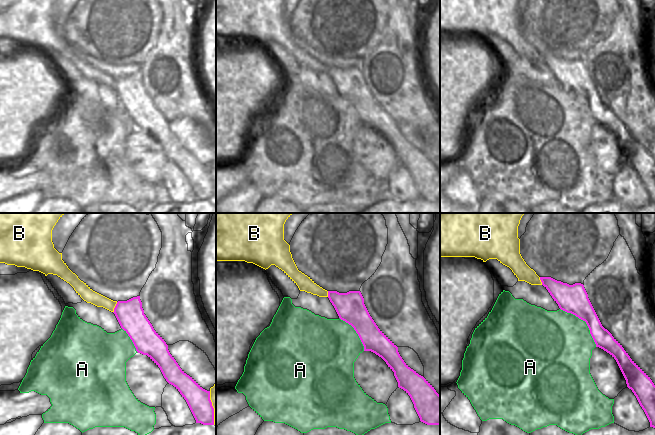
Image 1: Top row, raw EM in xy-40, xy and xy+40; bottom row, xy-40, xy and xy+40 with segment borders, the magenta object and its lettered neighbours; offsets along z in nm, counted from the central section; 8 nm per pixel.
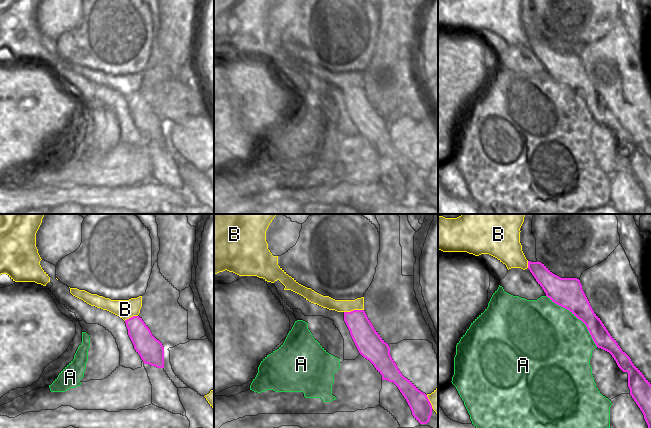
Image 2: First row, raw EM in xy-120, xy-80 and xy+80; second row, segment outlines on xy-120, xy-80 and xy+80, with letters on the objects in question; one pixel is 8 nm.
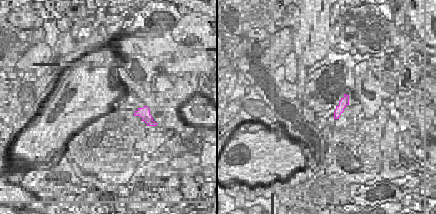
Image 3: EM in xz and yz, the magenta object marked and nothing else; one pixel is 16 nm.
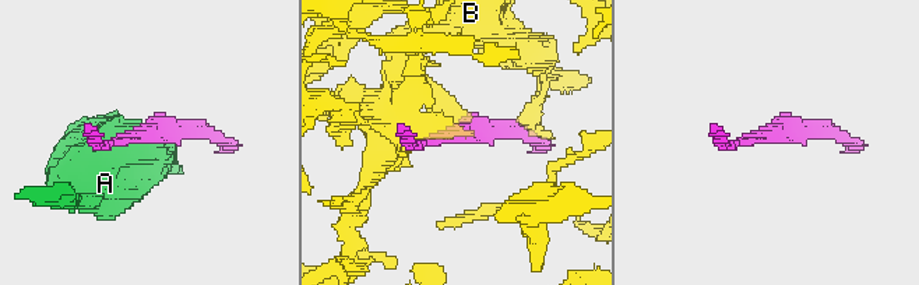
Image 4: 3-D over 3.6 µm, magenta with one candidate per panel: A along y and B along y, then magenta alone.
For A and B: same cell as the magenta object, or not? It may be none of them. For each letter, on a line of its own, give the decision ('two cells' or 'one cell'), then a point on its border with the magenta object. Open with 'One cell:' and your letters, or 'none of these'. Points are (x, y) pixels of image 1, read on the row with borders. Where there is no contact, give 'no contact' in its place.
One cell: none of these
A: two cells | xy+40 (585, 321)
B: two cells | xy-40 (115, 307)

